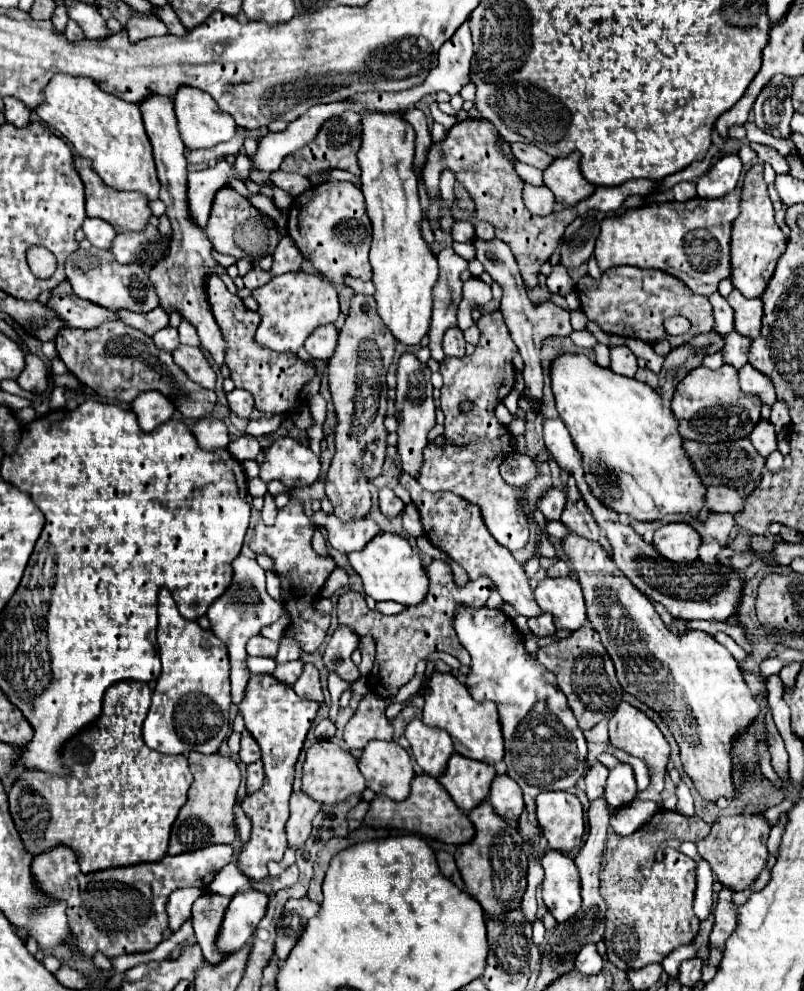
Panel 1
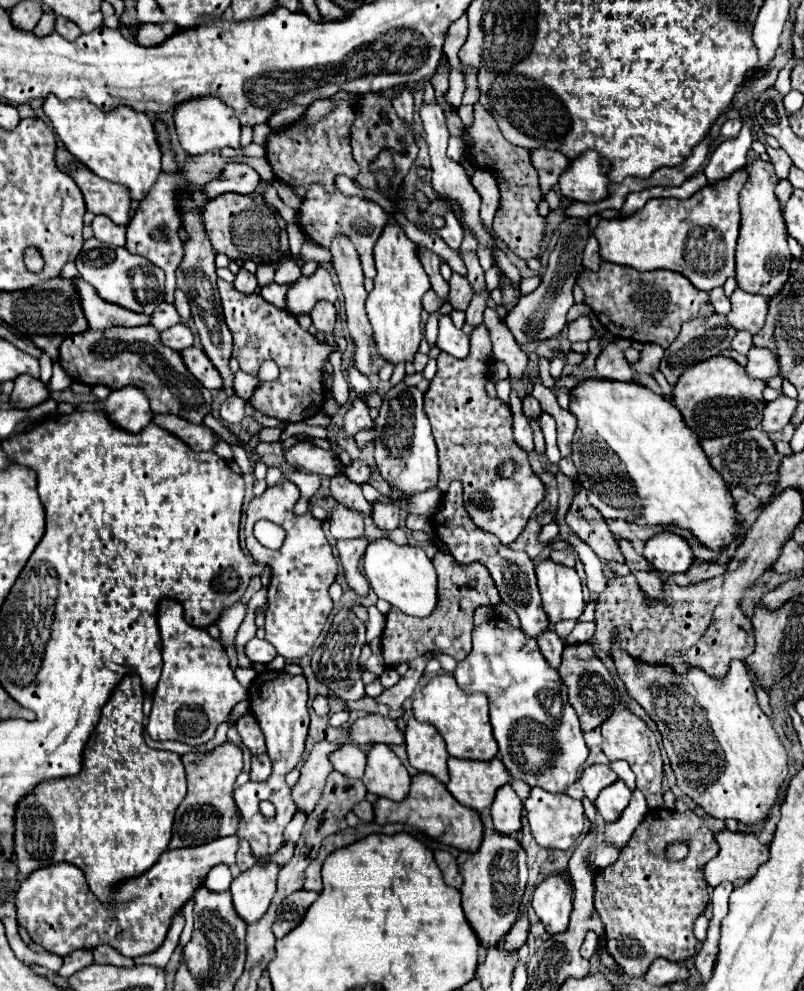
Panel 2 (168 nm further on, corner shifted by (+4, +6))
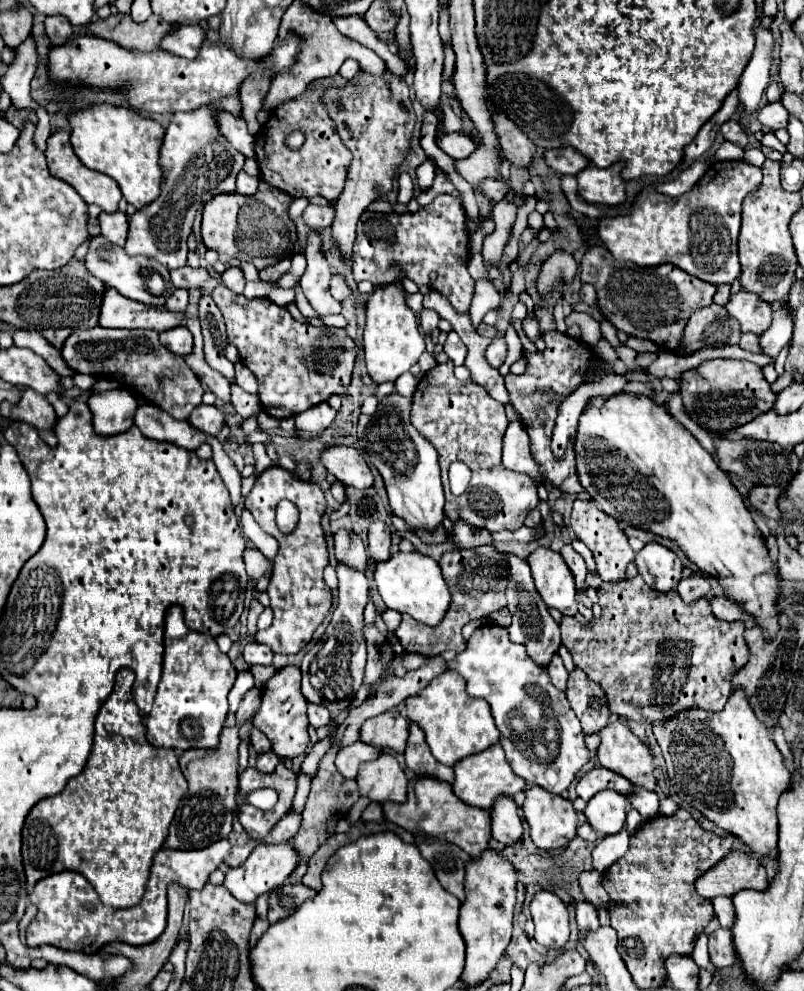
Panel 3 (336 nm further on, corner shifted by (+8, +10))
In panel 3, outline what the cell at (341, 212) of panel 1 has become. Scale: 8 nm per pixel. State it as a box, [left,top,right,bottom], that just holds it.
[354,196,474,312]

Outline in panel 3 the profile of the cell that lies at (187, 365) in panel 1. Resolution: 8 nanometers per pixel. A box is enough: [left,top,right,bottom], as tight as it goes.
[186,318,230,402]

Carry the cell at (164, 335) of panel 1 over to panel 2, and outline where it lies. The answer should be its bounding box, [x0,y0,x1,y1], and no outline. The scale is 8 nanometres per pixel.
[160,324,194,352]

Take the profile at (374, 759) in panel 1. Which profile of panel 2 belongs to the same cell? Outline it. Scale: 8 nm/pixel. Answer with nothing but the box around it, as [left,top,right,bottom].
[362,744,410,802]

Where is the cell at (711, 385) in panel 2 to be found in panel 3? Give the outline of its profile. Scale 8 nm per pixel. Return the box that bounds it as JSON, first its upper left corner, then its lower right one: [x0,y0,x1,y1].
[680,360,774,432]

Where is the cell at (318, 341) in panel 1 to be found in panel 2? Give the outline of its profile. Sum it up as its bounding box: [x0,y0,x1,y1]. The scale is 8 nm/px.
[310,300,338,334]

